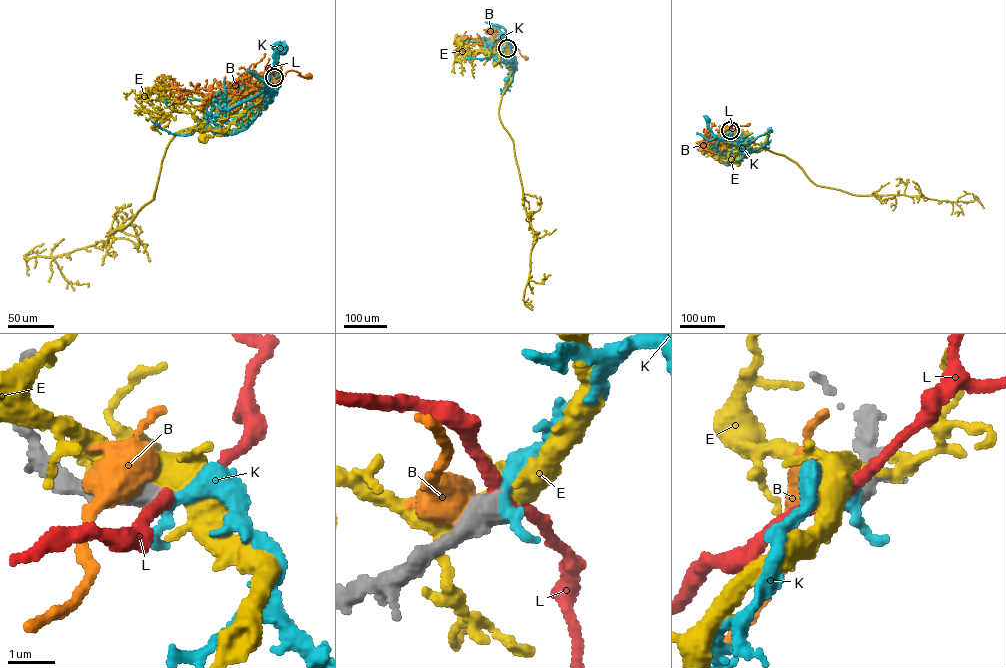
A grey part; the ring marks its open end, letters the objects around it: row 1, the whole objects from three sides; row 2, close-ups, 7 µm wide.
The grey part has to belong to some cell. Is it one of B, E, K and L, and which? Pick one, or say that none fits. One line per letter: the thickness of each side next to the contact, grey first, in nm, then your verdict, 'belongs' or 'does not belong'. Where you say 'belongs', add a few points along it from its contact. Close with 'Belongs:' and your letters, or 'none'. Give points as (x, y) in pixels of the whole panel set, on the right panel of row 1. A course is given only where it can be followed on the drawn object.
B: 600/440 nm | does not belong
E: 600/480 nm | does not belong
K: 550/280 nm | belongs | via (730, 130), (730, 138), (716, 136), (708, 119)
L: 550/260 nm | does not belong
Belongs: K

